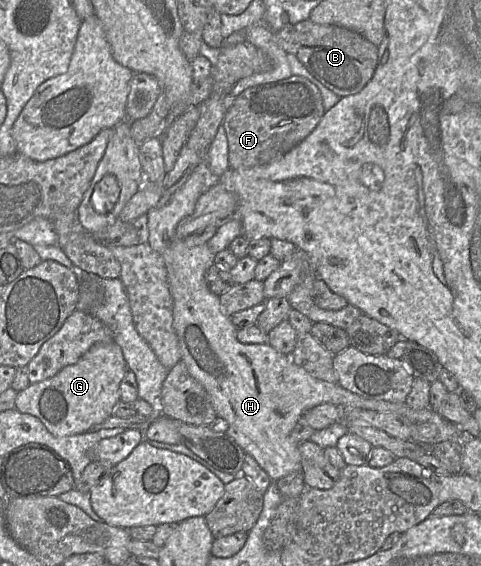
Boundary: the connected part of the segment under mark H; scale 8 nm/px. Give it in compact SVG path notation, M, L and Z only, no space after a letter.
M206 160L202 161L191 173L187 181L171 196L167 204L154 208L147 213L150 247L164 259L170 293L173 299L173 327L178 338L181 360L185 363L190 375L200 383L208 393L217 417L228 423L227 435L231 437L246 453L252 456L259 466L268 474L271 481L302 470L301 455L298 444L292 440L290 434L299 419L310 409L331 403L339 408L351 407L372 410L383 413L395 413L408 419L412 424L425 422L439 422L445 419L430 409L412 409L406 403L394 403L382 400L363 398L342 387L312 377L302 367L296 365L289 355L285 355L270 344L244 344L237 339L238 328L232 323L220 304L219 296L213 294L206 283L206 271L214 264L215 254L207 244L187 244L186 238L176 238L178 223L191 215L202 194L207 192L218 182L209 168Z

